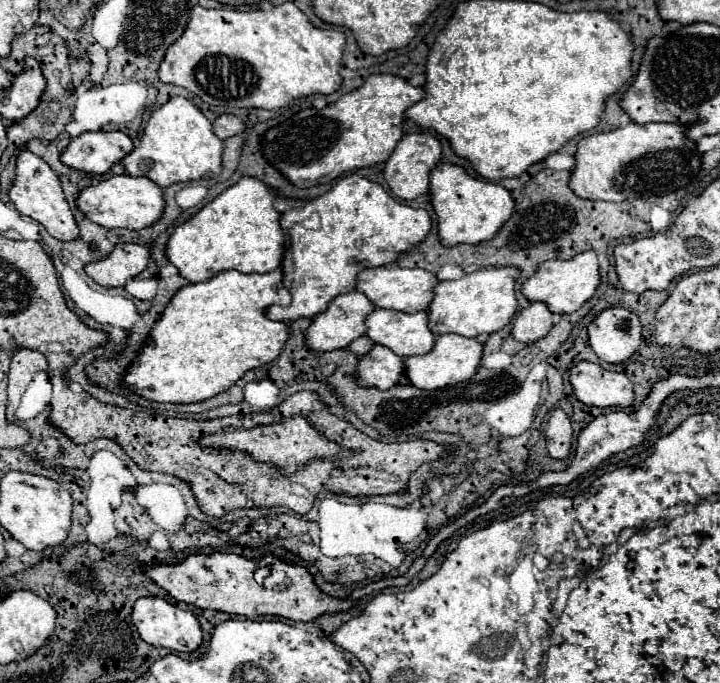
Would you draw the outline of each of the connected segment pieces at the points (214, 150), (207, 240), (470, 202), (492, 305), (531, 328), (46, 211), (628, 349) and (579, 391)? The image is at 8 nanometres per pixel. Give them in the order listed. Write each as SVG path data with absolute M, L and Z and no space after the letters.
M178 96L152 112L142 132L140 146L122 158L122 166L126 174L150 178L160 188L166 188L174 182L220 176L222 146L224 142L212 132L212 122L190 100Z
M244 176L188 222L176 226L176 232L166 244L168 260L188 282L206 282L222 270L238 270L244 274L276 270L284 254L284 234L278 222L280 214L274 210L272 202L274 190L270 186Z
M440 162L430 172L430 198L436 212L438 236L442 246L456 246L462 242L478 244L490 240L514 210L514 200L506 188L482 178L472 178L464 168L446 162Z
M482 268L472 274L464 274L452 282L440 282L434 288L434 298L428 308L428 326L434 336L440 334L460 334L466 338L476 338L478 334L492 334L510 324L516 312L514 284L518 278L518 268Z
M532 302L528 308L520 310L512 322L512 336L518 342L532 344L544 338L552 328L552 312L542 302Z
M22 150L16 158L16 178L10 188L10 200L20 214L30 216L36 222L40 222L48 230L50 236L58 240L74 240L78 236L78 226L76 226L76 220L72 216L68 202L64 200L58 174L42 158L38 158L36 154L28 150Z
M624 306L606 308L590 322L588 340L598 358L620 364L630 358L642 342L640 318Z
M588 360L578 362L570 370L570 384L576 398L588 406L630 406L634 400L632 382L626 374L606 370Z

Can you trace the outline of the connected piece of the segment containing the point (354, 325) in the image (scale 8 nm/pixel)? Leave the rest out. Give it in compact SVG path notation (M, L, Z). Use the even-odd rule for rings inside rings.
M352 290L346 294L336 296L330 304L326 312L320 312L312 318L312 324L308 326L306 334L304 334L304 344L316 352L324 352L324 350L338 350L338 348L346 348L354 338L364 336L366 326L364 326L364 318L374 310L374 304L360 292Z

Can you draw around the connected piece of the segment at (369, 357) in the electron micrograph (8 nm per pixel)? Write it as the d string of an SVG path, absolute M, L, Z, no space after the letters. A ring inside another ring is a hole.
M376 344L366 356L358 358L354 380L358 382L358 386L388 390L390 386L398 384L402 372L402 358L398 358L390 348Z

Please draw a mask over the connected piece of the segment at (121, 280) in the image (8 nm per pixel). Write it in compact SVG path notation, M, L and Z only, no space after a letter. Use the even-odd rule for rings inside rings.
M118 244L106 258L86 264L84 270L100 286L122 286L146 268L148 258L150 252L146 246Z

